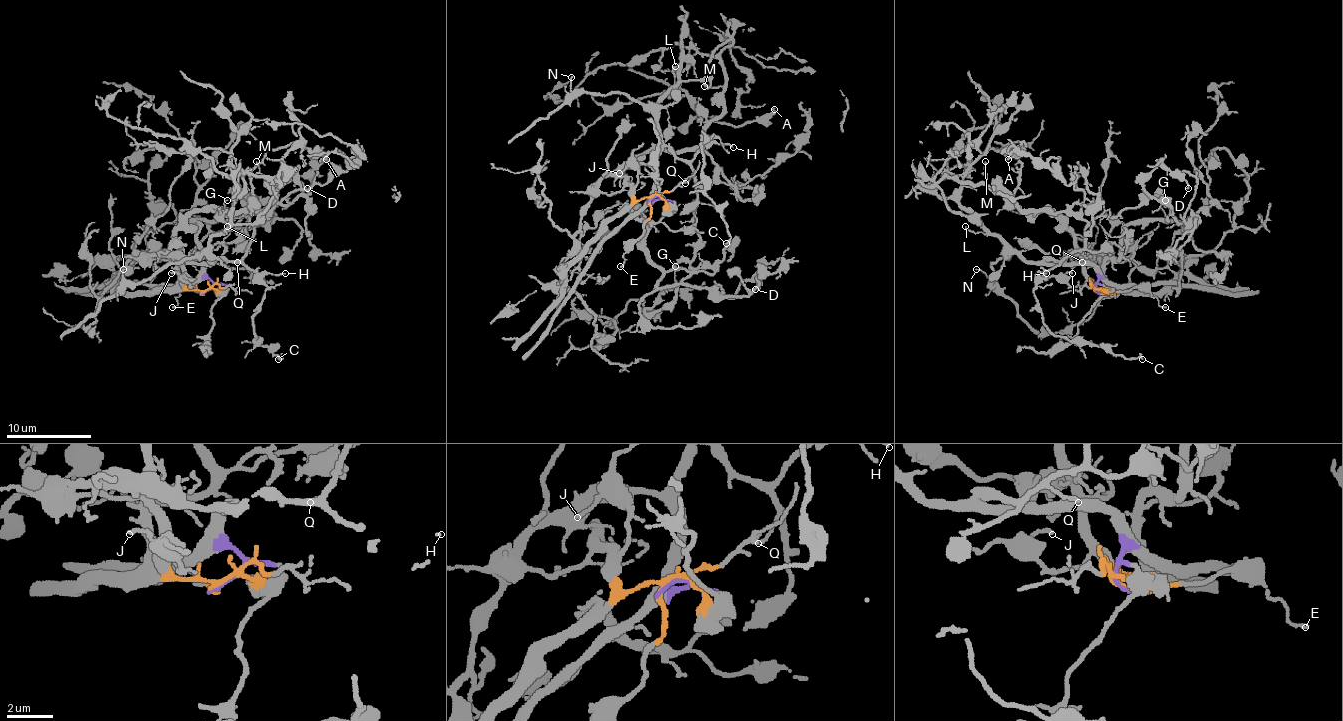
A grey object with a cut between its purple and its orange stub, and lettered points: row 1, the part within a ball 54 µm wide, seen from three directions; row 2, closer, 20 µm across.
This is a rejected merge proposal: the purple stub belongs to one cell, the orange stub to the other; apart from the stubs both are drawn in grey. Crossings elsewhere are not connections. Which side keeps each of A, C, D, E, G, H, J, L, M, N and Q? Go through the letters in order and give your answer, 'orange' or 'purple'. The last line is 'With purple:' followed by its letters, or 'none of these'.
A: orange
C: purple
D: orange
E: orange
G: orange
H: purple
J: orange
L: purple
M: orange
N: purple
Q: purple
With purple: C, H, L, N, Q

